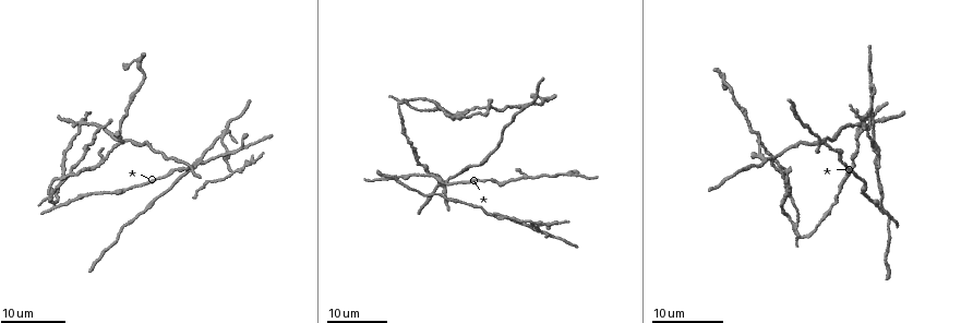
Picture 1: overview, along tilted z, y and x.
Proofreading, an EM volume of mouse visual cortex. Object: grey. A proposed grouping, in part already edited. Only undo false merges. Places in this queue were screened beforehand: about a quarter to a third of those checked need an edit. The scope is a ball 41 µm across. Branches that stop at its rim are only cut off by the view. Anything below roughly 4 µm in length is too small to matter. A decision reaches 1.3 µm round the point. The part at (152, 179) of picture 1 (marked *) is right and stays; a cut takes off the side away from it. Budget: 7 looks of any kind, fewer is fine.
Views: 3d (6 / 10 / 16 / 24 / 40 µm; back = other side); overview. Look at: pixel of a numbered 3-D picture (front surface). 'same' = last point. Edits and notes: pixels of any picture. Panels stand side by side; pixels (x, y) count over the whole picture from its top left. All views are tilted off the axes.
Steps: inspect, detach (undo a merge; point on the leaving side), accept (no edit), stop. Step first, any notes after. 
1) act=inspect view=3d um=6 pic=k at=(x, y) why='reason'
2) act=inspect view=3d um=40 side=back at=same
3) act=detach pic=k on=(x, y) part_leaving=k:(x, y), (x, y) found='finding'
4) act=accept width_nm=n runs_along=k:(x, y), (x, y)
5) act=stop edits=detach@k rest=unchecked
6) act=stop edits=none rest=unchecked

act=inspect view=3d um=16 pic=1 at=(469, 164) why='calibre changes'

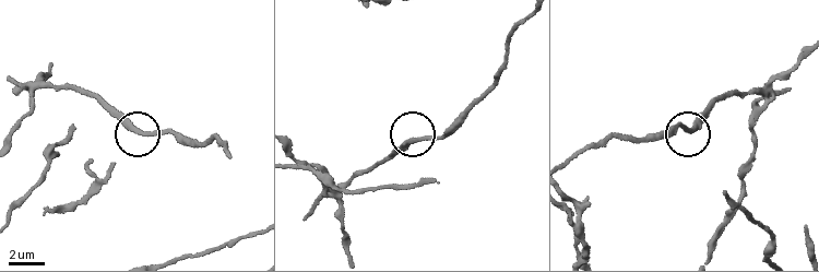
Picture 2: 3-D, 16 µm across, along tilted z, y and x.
act=inspect view=3d um=10 pic=2 at=(693, 131) why='closer look'

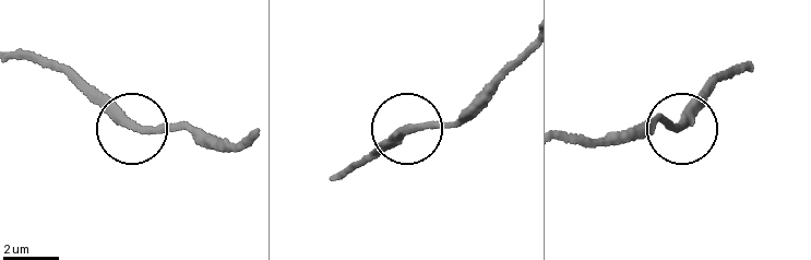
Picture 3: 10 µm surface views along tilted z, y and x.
act=accept width_nm=280 runs_along=3:(744, 68), (716, 77), (683, 125), (653, 115) found='all the same cell'

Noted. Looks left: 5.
act=inspect view=3d um=24 pic=1 at=(80, 123) why='four or more arms meet'

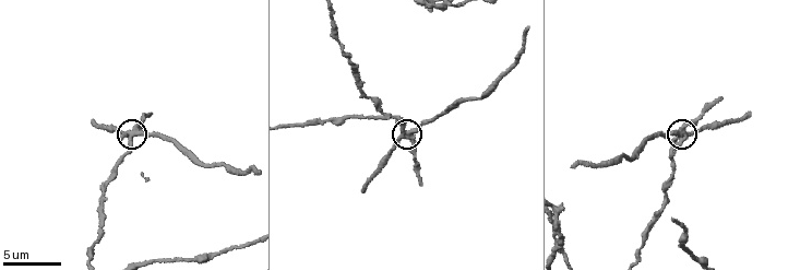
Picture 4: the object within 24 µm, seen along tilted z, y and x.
act=inspect view=3d um=6 pic=4 at=(130, 131)

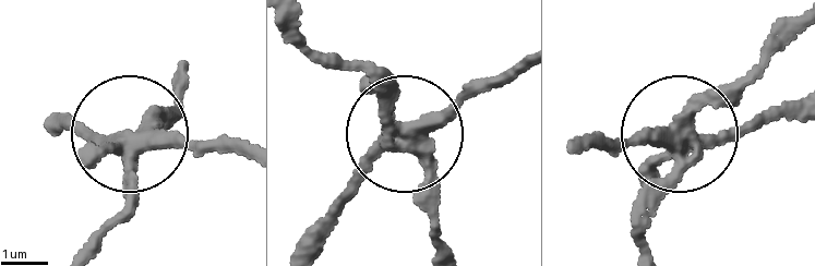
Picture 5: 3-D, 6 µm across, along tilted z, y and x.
act=detach pic=5 on=(171, 115) arms=5 part_leaving=5:(138, 142), (126, 210), (91, 253) found='two cells meet here'

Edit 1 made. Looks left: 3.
act=inspect view=overview

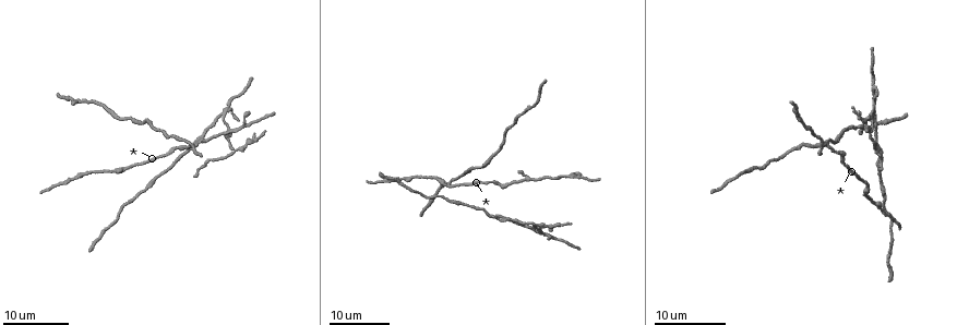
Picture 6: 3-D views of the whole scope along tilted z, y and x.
act=inspect view=3d um=24 pic=6 at=(222, 117)

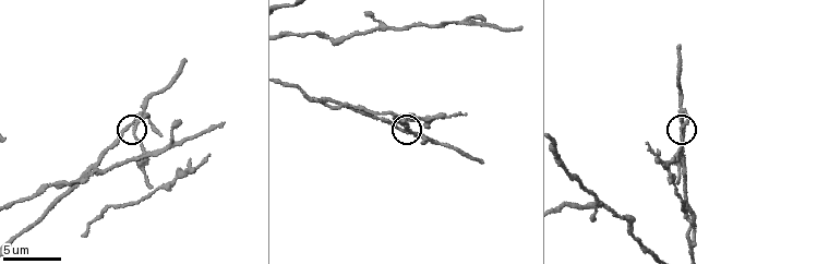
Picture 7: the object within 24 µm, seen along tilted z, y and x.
act=inspect view=3d um=10 pic=7 at=(135, 127)

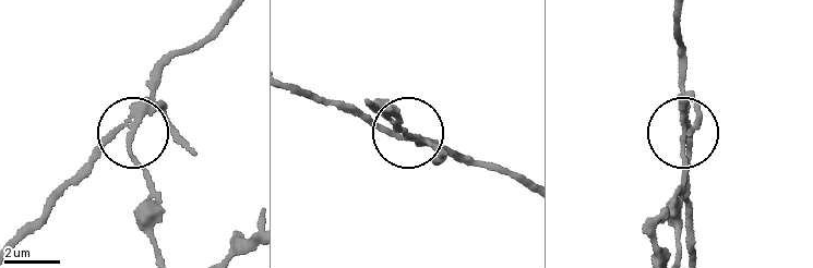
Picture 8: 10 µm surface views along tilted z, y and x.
act=detach pic=8 on=(177, 136) part_leaving=8:(145, 113), (129, 151), (152, 197), (155, 251) found='a second cell is stuck on'

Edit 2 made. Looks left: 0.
act=stop edits=detach@5,detach@8 rest=unchecked

